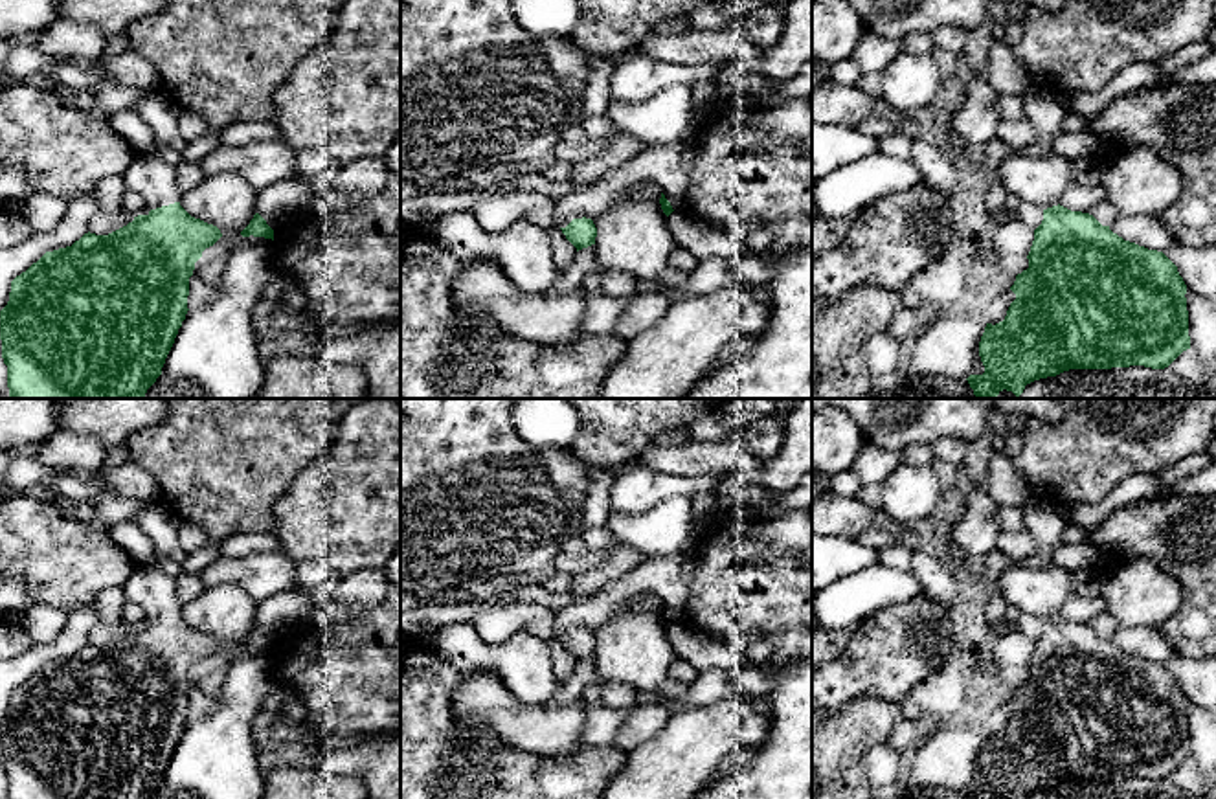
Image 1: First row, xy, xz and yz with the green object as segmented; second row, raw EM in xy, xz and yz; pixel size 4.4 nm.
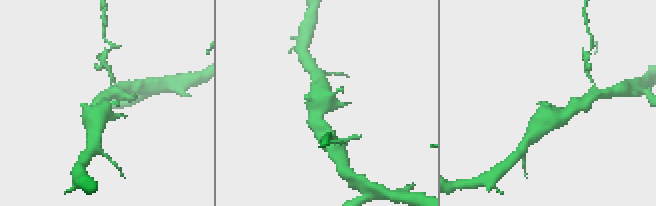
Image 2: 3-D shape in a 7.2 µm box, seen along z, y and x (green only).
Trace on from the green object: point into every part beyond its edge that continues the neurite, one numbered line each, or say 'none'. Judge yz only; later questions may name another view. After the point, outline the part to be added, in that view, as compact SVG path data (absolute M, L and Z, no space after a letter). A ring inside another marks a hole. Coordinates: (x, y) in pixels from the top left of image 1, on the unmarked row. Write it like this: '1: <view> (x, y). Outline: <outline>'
1: yz (1040, 592). Outline: M1014 564L999 575L999 588L1007 604L1047 621L1058 617L1071 597L1071 573L1056 564L1045 569Z

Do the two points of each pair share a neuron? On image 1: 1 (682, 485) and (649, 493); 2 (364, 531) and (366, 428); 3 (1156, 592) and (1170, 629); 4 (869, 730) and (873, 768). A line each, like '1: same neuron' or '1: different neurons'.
1: same neuron
2: same neuron
3: different neurons
4: different neurons

